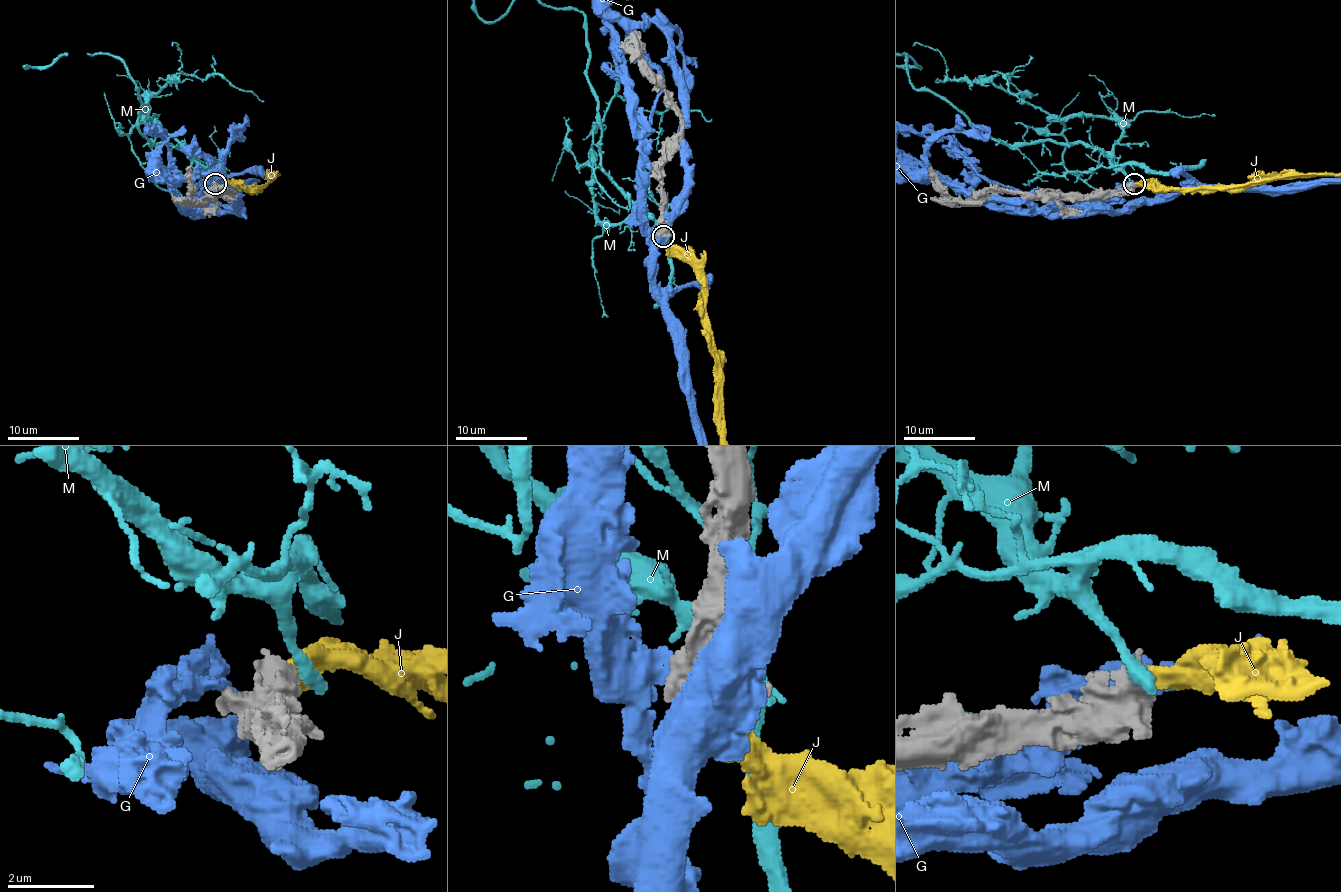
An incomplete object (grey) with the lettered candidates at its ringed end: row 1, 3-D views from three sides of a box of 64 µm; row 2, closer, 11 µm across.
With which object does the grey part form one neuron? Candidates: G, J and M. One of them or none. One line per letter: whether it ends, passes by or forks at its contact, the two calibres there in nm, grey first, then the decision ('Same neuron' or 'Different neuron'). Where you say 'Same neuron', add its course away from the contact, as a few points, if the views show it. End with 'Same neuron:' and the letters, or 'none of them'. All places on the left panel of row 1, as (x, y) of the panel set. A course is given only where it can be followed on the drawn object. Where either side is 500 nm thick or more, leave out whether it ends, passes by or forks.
G: Thickness 850 nm (grey) against 340 nm. Different neuron
J: Thickness 850 nm (grey) against 500 nm. Same neuron
M: Thickness 800 nm (grey) against 360 nm. Different neuron
Same neuron: J

